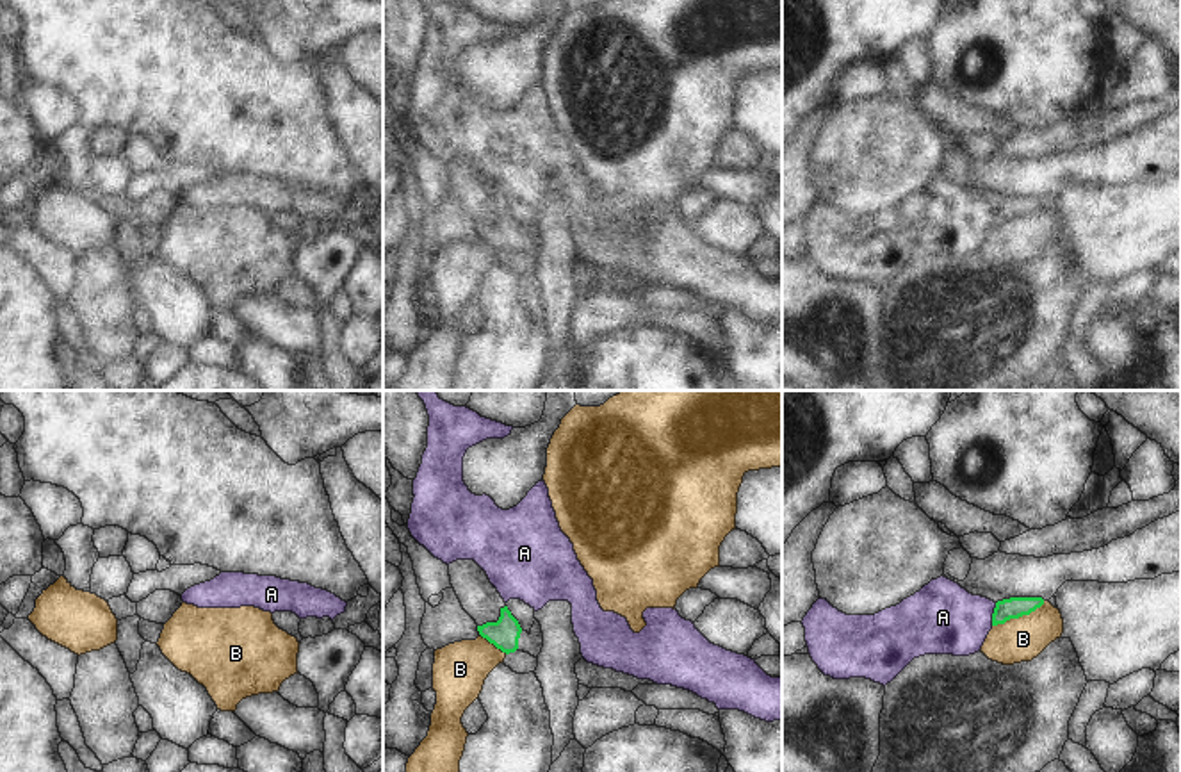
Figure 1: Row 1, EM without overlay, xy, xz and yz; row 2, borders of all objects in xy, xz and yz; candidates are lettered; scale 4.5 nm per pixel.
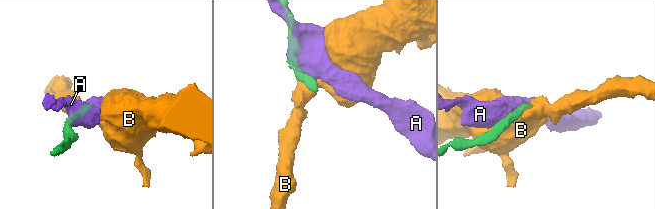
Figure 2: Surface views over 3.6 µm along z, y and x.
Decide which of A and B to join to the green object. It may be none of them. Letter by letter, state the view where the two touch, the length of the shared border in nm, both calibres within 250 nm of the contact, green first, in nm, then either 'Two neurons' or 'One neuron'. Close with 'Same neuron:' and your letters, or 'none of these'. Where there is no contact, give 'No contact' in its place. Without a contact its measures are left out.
A: Touches green in yz. Shared border 110 nm. Thickness 100 nm (green) against 320 nm. Two neurons
B: Touches green in yz. Shared border 260 nm. Thickness 100 nm (green) against 200 nm. Two neurons
Same neuron: none of these

